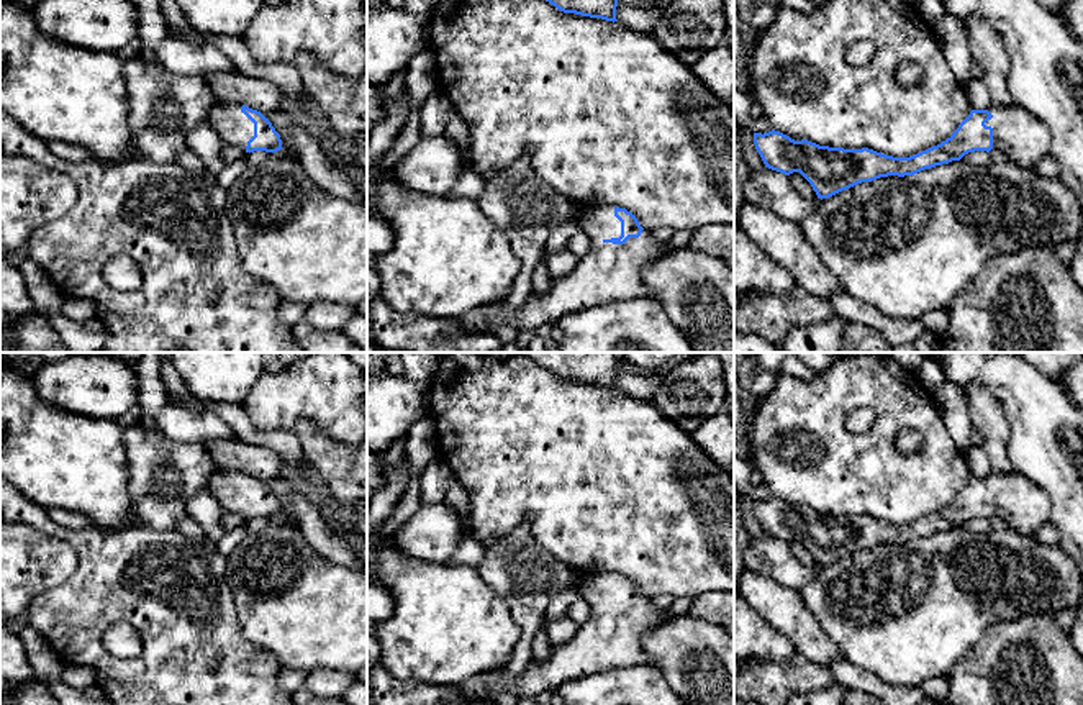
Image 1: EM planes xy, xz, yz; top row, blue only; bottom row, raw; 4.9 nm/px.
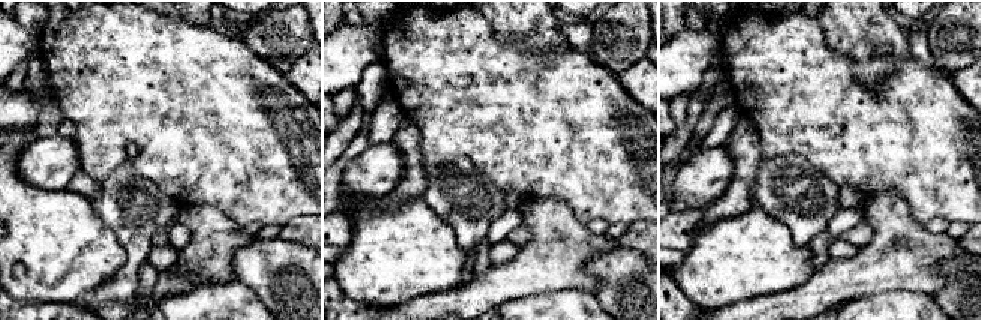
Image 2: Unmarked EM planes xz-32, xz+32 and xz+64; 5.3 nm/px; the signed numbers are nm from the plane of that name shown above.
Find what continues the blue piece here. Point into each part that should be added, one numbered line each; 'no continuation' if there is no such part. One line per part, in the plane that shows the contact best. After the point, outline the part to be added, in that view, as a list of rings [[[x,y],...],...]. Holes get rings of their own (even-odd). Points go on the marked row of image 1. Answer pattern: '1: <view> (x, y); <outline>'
1: xz (608, 272); [[[613,205],[583,207],[578,223],[590,236],[591,248],[570,274],[552,279],[544,295],[534,293],[516,310],[485,305],[467,312],[455,318],[460,330],[495,333],[498,325],[510,323],[519,331],[532,331],[554,325],[569,312],[621,298],[654,298],[654,292],[644,284],[644,271],[673,248],[655,239],[649,230],[642,230],[639,238],[629,238],[624,244],[613,244],[609,239],[621,236],[621,221],[614,216]]]

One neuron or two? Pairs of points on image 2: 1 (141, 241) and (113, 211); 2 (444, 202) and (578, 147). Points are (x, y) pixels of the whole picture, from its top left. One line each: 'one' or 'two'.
1: one
2: two

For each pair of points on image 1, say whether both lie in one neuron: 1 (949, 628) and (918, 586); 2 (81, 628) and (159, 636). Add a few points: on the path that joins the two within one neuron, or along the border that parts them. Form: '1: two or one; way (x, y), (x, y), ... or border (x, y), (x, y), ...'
1: one; way (939, 618), (918, 595)
2: one; way (100, 614), (131, 614), (140, 617)

